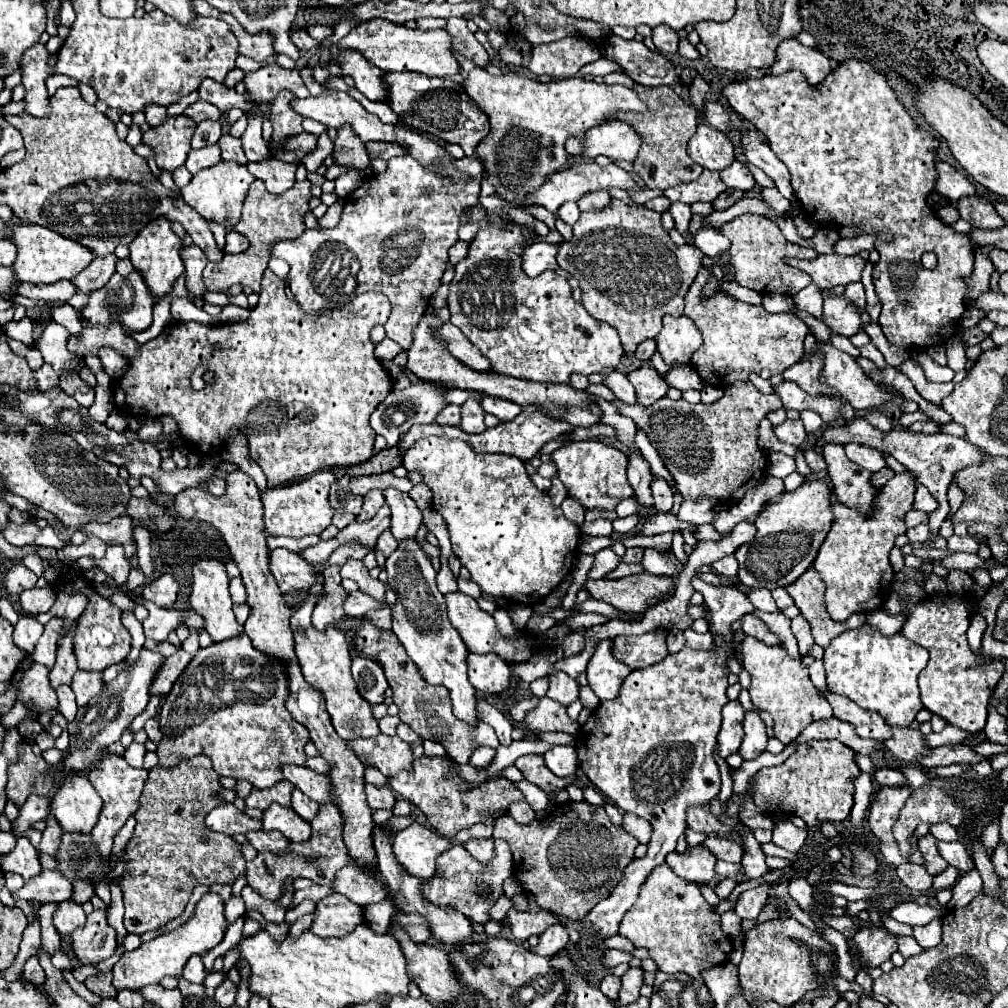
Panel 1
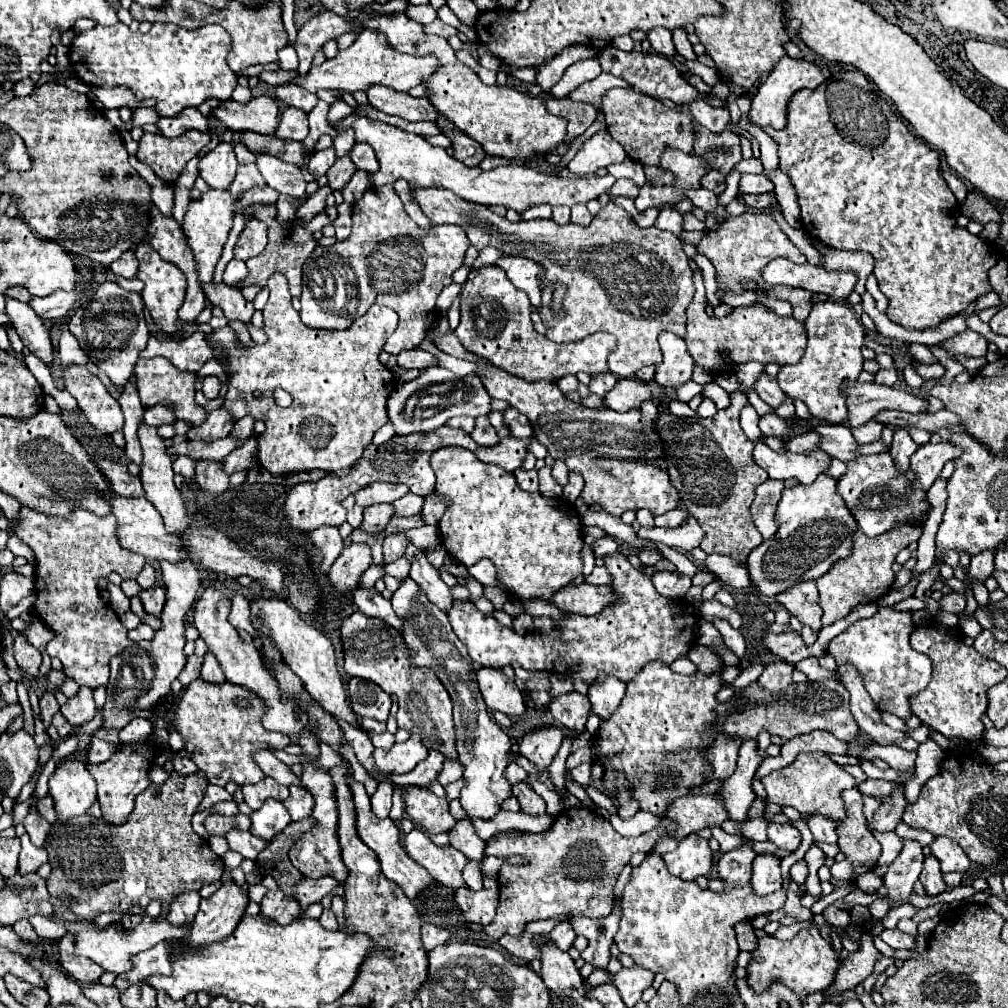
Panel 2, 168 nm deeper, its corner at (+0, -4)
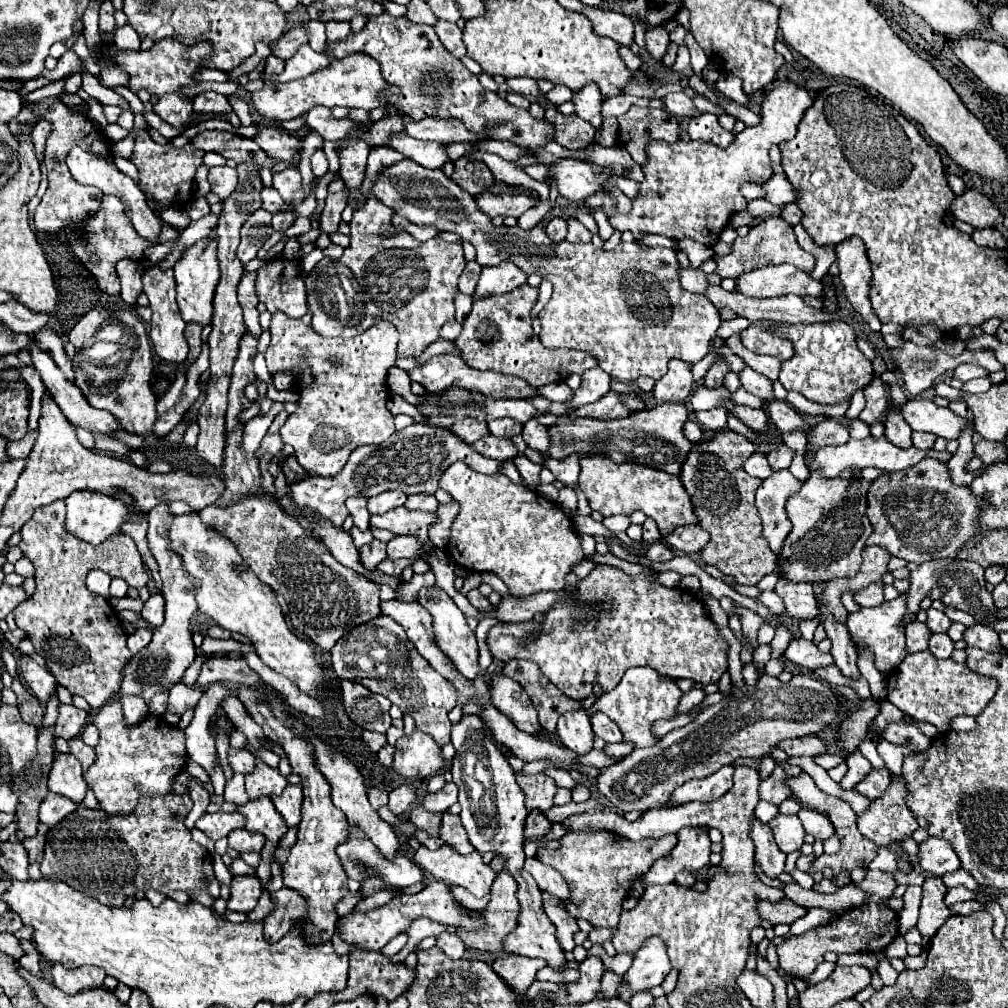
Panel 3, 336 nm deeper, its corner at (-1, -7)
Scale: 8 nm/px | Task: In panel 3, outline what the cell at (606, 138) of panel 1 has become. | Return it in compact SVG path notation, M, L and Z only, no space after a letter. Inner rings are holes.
M556 160L548 166L546 184L550 186L554 182L558 194L568 202L584 202L590 194L600 190L608 178L608 168L604 168L604 174L594 174L582 160Z

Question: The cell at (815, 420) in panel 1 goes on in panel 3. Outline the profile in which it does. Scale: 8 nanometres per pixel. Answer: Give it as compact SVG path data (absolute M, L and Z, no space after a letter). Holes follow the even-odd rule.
M788 392L786 396L786 402L800 414L810 414L810 416L844 416L846 410L848 410L848 402L844 402L842 406L834 404L834 406L822 406L822 404L816 404L808 398L800 398L798 392Z

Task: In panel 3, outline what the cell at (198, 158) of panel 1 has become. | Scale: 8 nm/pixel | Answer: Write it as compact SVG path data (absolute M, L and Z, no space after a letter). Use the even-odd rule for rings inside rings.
M218 166L218 168L210 168L208 180L210 180L212 192L214 192L216 196L220 196L222 200L226 200L226 198L236 190L236 184L238 184L236 168L232 168L232 166Z

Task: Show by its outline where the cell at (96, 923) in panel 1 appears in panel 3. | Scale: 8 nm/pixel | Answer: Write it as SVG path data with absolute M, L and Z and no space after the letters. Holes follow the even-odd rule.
M62 964L52 966L52 984L66 994L78 994L80 990L100 988L104 984L106 972L100 968L74 968L66 970Z

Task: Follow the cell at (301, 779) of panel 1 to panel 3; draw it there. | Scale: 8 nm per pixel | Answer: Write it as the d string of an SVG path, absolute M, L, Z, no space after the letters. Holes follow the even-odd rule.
M228 748L228 764L232 768L232 772L242 772L248 774L254 770L254 754L250 754L248 750L240 750L240 748Z

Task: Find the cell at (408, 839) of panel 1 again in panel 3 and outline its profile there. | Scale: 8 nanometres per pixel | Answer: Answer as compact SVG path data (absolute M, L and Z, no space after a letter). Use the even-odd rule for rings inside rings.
M422 846L414 854L414 862L426 870L428 876L448 886L462 886L478 898L490 894L490 886L496 880L496 872L482 862L482 856L478 852L462 856L448 846L442 846L438 850L428 850Z

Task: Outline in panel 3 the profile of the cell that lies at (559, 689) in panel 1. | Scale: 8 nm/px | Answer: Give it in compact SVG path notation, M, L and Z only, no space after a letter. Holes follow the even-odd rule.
M574 710L566 712L558 720L558 736L566 748L572 752L584 756L592 750L594 732L590 726L590 718L586 716L586 710Z

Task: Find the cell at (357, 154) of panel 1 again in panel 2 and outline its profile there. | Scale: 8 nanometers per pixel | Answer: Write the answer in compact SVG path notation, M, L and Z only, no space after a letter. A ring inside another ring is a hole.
M349 153L343 155L343 157L337 157L335 163L333 163L333 167L327 171L329 187L331 187L333 191L335 191L335 189L341 191L341 187L351 179L351 175L353 175L355 171L357 171L357 167L355 167L355 163L351 163Z

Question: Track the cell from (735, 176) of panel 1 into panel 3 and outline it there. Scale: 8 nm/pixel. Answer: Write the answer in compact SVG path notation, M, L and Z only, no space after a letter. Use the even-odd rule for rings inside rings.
M774 174L766 184L762 184L764 192L766 192L766 200L778 206L786 206L798 200L800 192L796 192L796 188L788 182L786 174Z

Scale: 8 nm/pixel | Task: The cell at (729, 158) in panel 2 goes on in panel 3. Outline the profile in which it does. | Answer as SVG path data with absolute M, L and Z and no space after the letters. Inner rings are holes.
M700 114L700 116L694 116L690 120L688 134L690 134L692 140L710 142L710 144L720 146L720 148L728 148L730 142L734 140L734 134L732 132L726 132L718 124L718 116L716 114Z

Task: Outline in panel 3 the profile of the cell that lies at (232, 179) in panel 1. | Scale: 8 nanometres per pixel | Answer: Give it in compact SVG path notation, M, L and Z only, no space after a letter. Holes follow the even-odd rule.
M200 240L194 246L190 246L182 258L174 266L176 276L176 292L178 292L178 304L184 322L196 322L200 326L208 326L212 322L212 298L214 290L220 280L218 270L218 258L216 258L216 240Z

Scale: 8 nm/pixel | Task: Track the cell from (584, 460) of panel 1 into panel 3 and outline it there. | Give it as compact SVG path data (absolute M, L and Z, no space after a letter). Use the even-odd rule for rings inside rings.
M582 456L580 466L582 472L578 484L582 492L588 496L592 510L602 512L602 516L614 516L614 514L630 516L632 512L640 510L658 524L662 536L668 536L672 530L676 530L676 526L696 524L692 502L678 476L666 474L656 468L640 466L634 462L616 464L608 456Z

